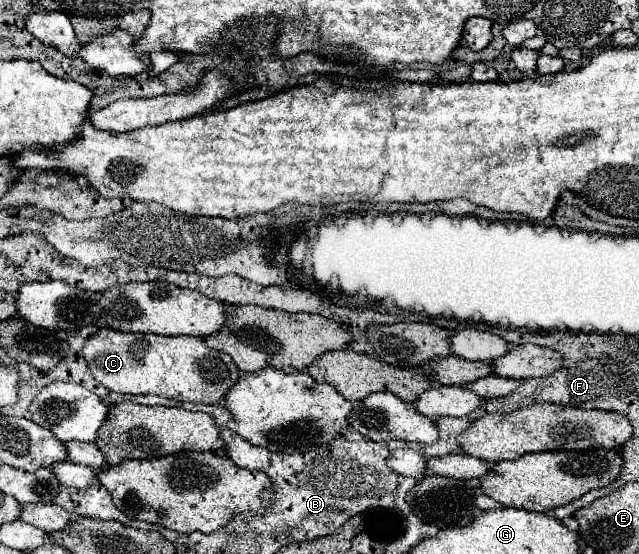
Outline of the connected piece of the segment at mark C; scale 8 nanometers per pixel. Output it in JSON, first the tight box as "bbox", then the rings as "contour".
{"bbox":[82,329,240,403],"contour":[[[100,329],[84,343],[82,355],[92,371],[92,377],[116,393],[130,395],[162,395],[192,403],[220,403],[226,391],[240,377],[234,361],[220,351],[214,351],[196,337],[164,337],[144,333],[124,333],[114,329]]]}

